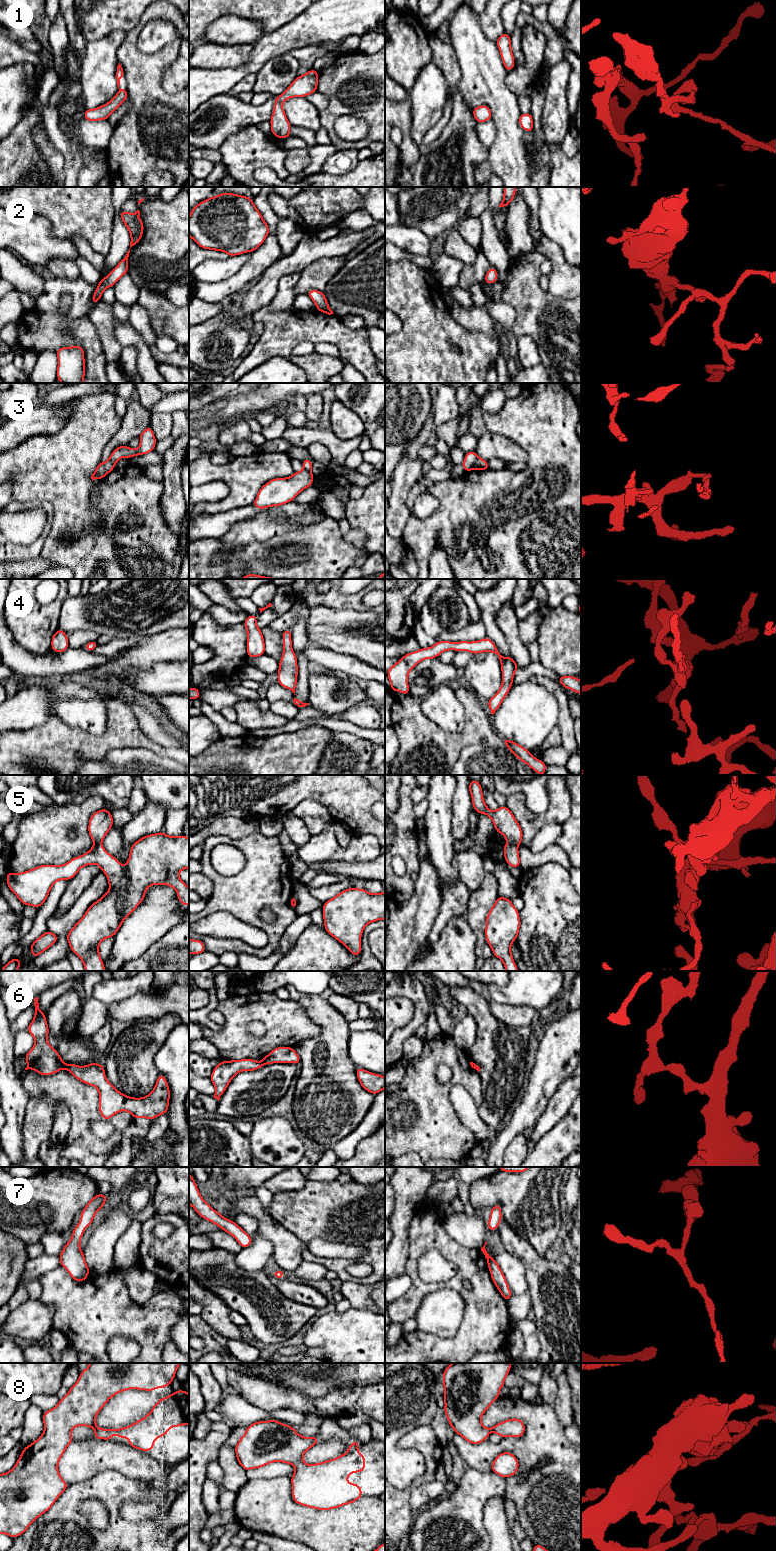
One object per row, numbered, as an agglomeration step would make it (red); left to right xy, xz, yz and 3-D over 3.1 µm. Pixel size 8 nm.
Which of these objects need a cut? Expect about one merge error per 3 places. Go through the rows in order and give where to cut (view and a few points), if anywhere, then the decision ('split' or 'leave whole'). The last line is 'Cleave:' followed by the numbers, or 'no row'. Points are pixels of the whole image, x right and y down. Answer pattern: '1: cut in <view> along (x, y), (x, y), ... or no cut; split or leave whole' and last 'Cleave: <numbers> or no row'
1: no cut; leave whole
2: no cut; leave whole
3: cut in yz along (477, 456), (471, 468); split
4: no cut; leave whole
5: cut in yz along (508, 842), (517, 845); split
6: cut in xy along (66, 1064), (65, 1067); split
7: no cut; leave whole
8: no cut; leave whole
Cleave: 3, 5, 6

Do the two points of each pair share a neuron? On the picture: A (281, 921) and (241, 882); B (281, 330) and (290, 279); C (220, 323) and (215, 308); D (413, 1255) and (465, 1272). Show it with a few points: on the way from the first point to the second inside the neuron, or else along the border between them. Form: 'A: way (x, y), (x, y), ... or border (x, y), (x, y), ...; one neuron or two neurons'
A: way (279, 909), (258, 888), (253, 888); one neuron
B: border (269, 304), (273, 311), (281, 311), (292, 305); two neurons
C: border (222, 310), (199, 324); two neurons
D: way (428, 1244), (444, 1244), (457, 1257); one neuron

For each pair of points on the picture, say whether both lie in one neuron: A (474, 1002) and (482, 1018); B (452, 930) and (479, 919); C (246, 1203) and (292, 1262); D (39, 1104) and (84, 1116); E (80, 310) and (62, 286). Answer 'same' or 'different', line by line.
A: same
B: different
C: same
D: different
E: same

